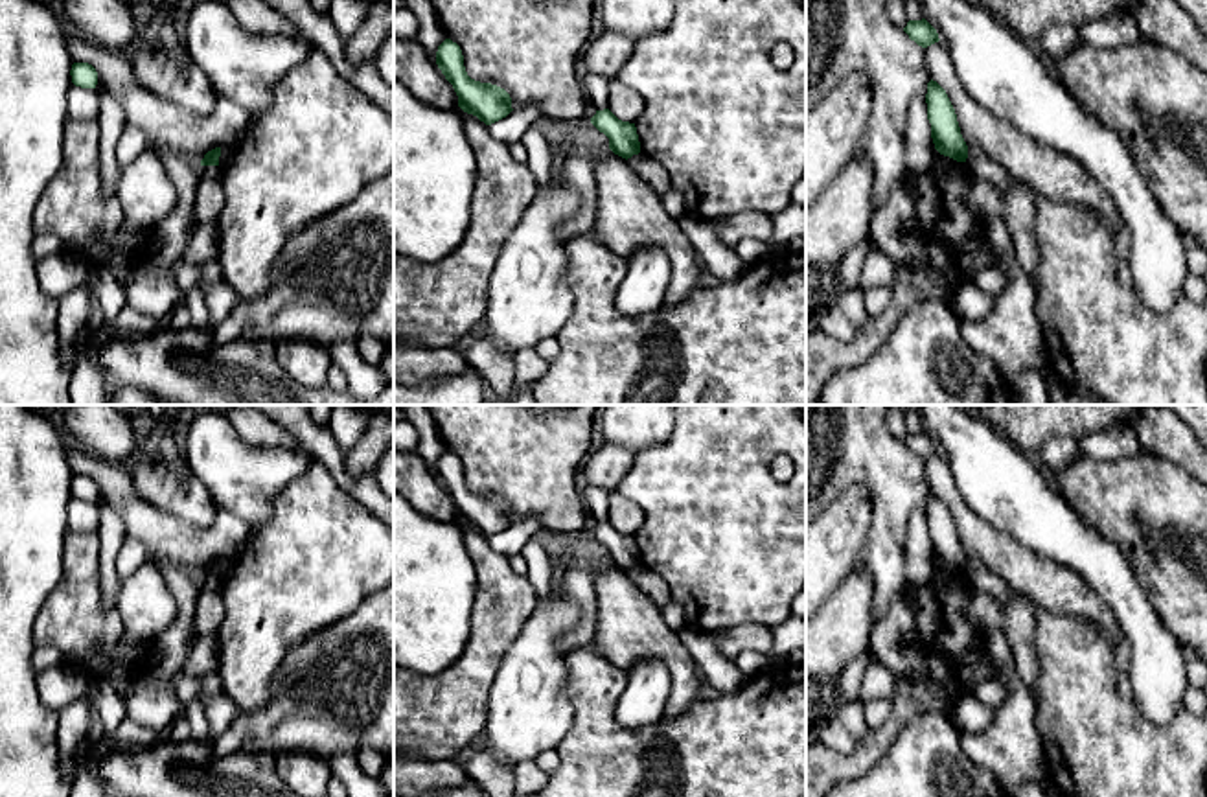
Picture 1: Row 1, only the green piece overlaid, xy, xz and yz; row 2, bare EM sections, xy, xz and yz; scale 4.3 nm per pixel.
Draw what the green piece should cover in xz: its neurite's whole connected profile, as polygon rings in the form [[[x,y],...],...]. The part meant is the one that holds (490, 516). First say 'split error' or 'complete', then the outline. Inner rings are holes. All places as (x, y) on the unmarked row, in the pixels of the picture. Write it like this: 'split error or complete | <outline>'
complete | [[[445,451],[438,458],[436,477],[453,497],[458,508],[458,519],[464,525],[477,528],[486,537],[491,537],[513,523],[512,510],[504,501],[475,493],[467,488],[462,462],[451,451]]]

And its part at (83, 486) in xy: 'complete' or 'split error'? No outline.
complete

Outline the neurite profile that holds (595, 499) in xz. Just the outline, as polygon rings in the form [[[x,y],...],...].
[[[587,486],[583,491],[583,508],[596,523],[609,519],[609,491],[598,486]]]

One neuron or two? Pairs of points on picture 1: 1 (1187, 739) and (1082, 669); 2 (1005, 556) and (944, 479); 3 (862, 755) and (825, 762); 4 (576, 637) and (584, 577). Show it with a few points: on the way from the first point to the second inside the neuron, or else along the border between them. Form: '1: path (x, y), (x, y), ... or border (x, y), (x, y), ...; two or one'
1: path (1158, 739), (1141, 739), (1101, 698); one
2: path (985, 540), (963, 518), (952, 499); one
3: path (852, 762), (834, 762); one
4: path (586, 623), (584, 591); one

